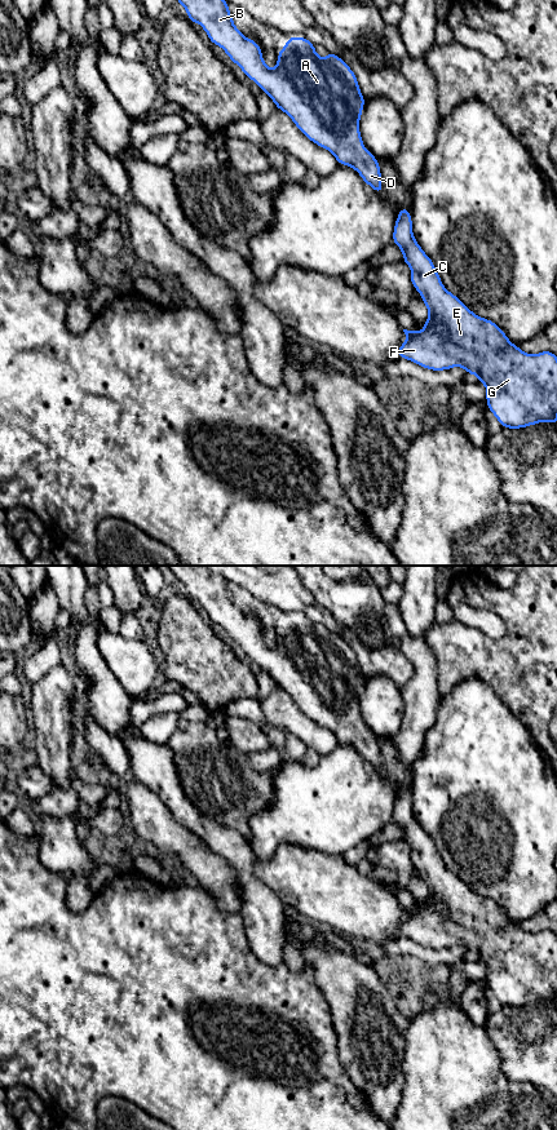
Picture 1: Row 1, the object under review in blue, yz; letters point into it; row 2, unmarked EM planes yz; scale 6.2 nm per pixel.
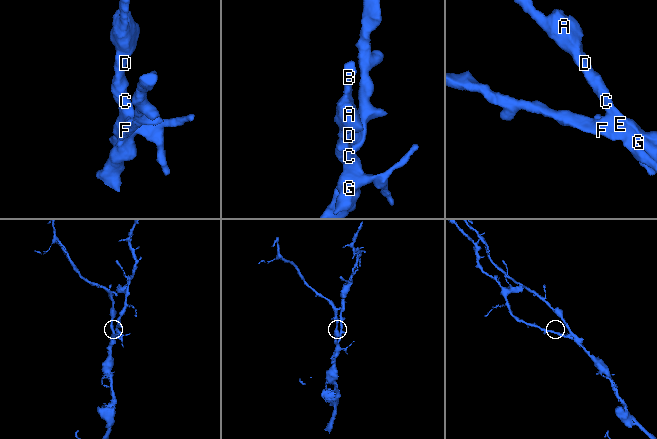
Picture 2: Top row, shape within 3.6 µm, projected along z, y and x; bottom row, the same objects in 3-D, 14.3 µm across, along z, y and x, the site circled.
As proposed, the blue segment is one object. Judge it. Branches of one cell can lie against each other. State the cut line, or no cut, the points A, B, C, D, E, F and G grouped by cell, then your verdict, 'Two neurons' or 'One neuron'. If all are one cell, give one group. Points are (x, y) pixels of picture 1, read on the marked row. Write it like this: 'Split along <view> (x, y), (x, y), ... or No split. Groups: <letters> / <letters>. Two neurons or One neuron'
No split. Groups: A B C D E F G. One neuron

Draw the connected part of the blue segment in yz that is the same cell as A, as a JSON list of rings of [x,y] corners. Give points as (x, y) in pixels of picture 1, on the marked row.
[[[177,0],[185,6],[187,18],[199,23],[209,40],[221,46],[229,58],[268,93],[275,106],[284,111],[302,134],[318,146],[331,151],[337,163],[350,165],[362,180],[379,194],[383,192],[381,172],[377,159],[364,149],[359,133],[359,119],[366,99],[352,68],[336,54],[321,58],[306,37],[291,36],[278,52],[274,70],[264,63],[260,45],[243,36],[235,27],[226,0]]]

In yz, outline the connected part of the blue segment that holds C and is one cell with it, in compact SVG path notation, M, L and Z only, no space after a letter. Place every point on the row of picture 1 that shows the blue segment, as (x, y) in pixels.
M407 208L399 209L394 225L393 243L402 253L403 261L411 267L411 283L428 307L429 318L424 323L424 331L407 331L407 341L403 342L398 354L402 359L408 359L426 369L443 371L460 365L469 375L476 375L478 382L486 386L486 402L489 409L494 413L503 427L521 429L540 421L557 424L557 356L551 351L541 351L535 355L523 353L513 345L504 331L494 322L483 319L472 313L455 294L450 293L442 284L433 261L425 254L412 234L412 220Z

